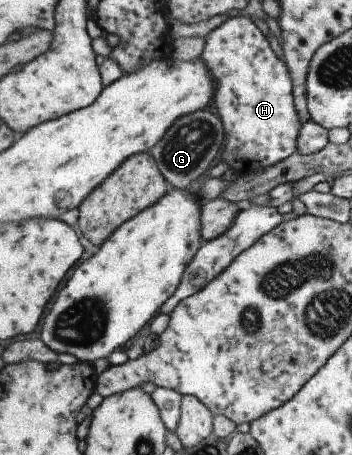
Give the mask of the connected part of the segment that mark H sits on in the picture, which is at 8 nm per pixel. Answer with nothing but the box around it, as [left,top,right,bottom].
[200,16,302,176]

